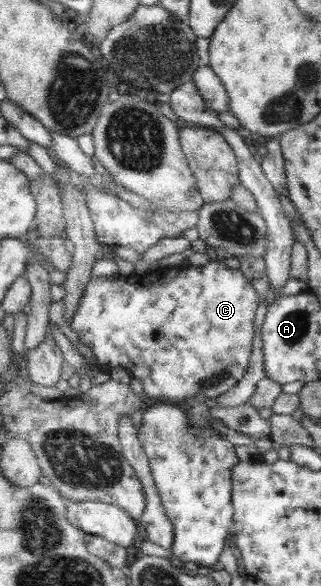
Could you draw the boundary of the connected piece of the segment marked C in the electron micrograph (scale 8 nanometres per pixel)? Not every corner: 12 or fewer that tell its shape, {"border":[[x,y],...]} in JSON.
{"border":[[220,258],[90,276],[69,328],[145,403],[247,371],[259,296]]}

